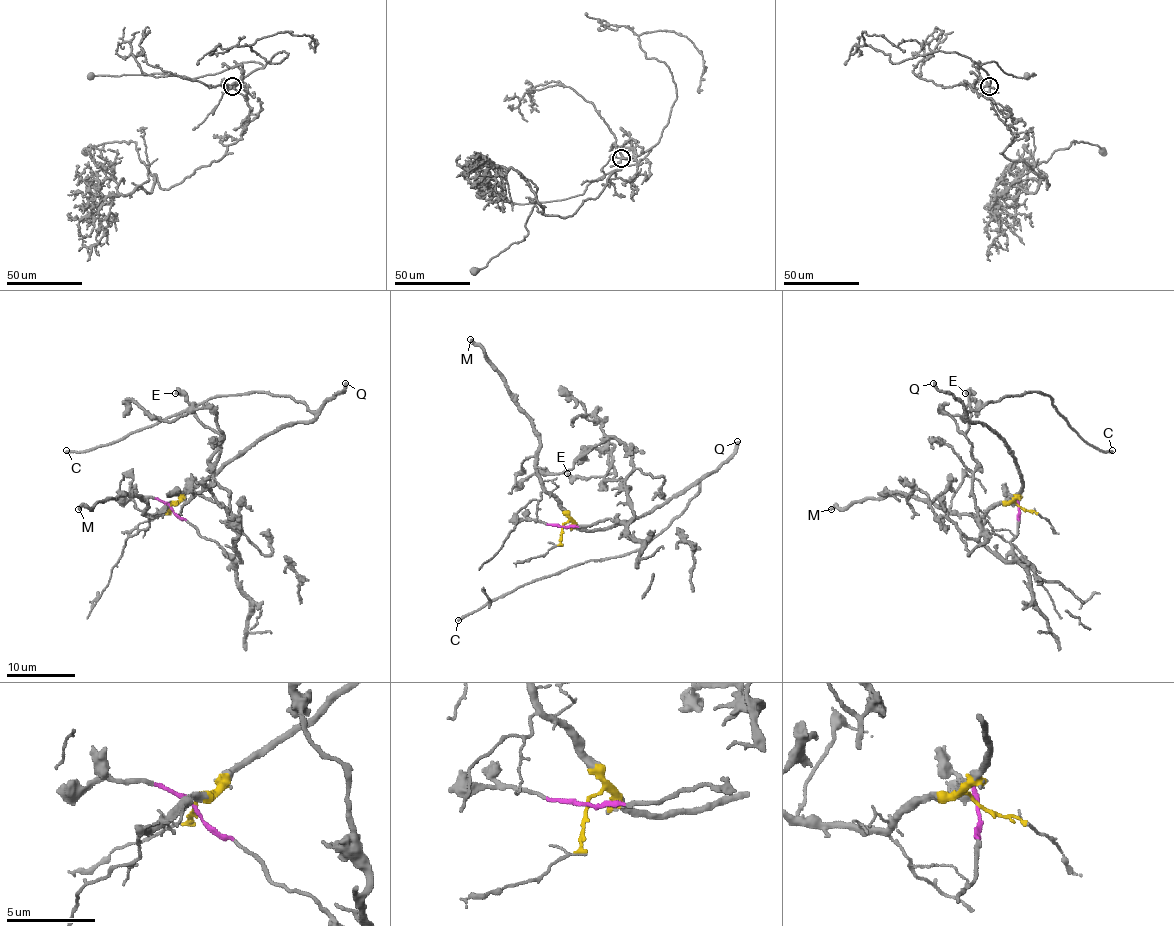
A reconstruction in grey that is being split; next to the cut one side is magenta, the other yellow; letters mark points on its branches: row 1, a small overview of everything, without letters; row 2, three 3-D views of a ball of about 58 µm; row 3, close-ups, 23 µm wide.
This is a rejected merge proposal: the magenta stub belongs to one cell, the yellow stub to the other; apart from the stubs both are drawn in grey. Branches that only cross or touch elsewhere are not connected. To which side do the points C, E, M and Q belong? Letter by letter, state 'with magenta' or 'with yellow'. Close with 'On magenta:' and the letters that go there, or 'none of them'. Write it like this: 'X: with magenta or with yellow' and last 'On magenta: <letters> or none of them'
C: with yellow
E: with magenta
M: with yellow
Q: with yellow
On magenta: E

